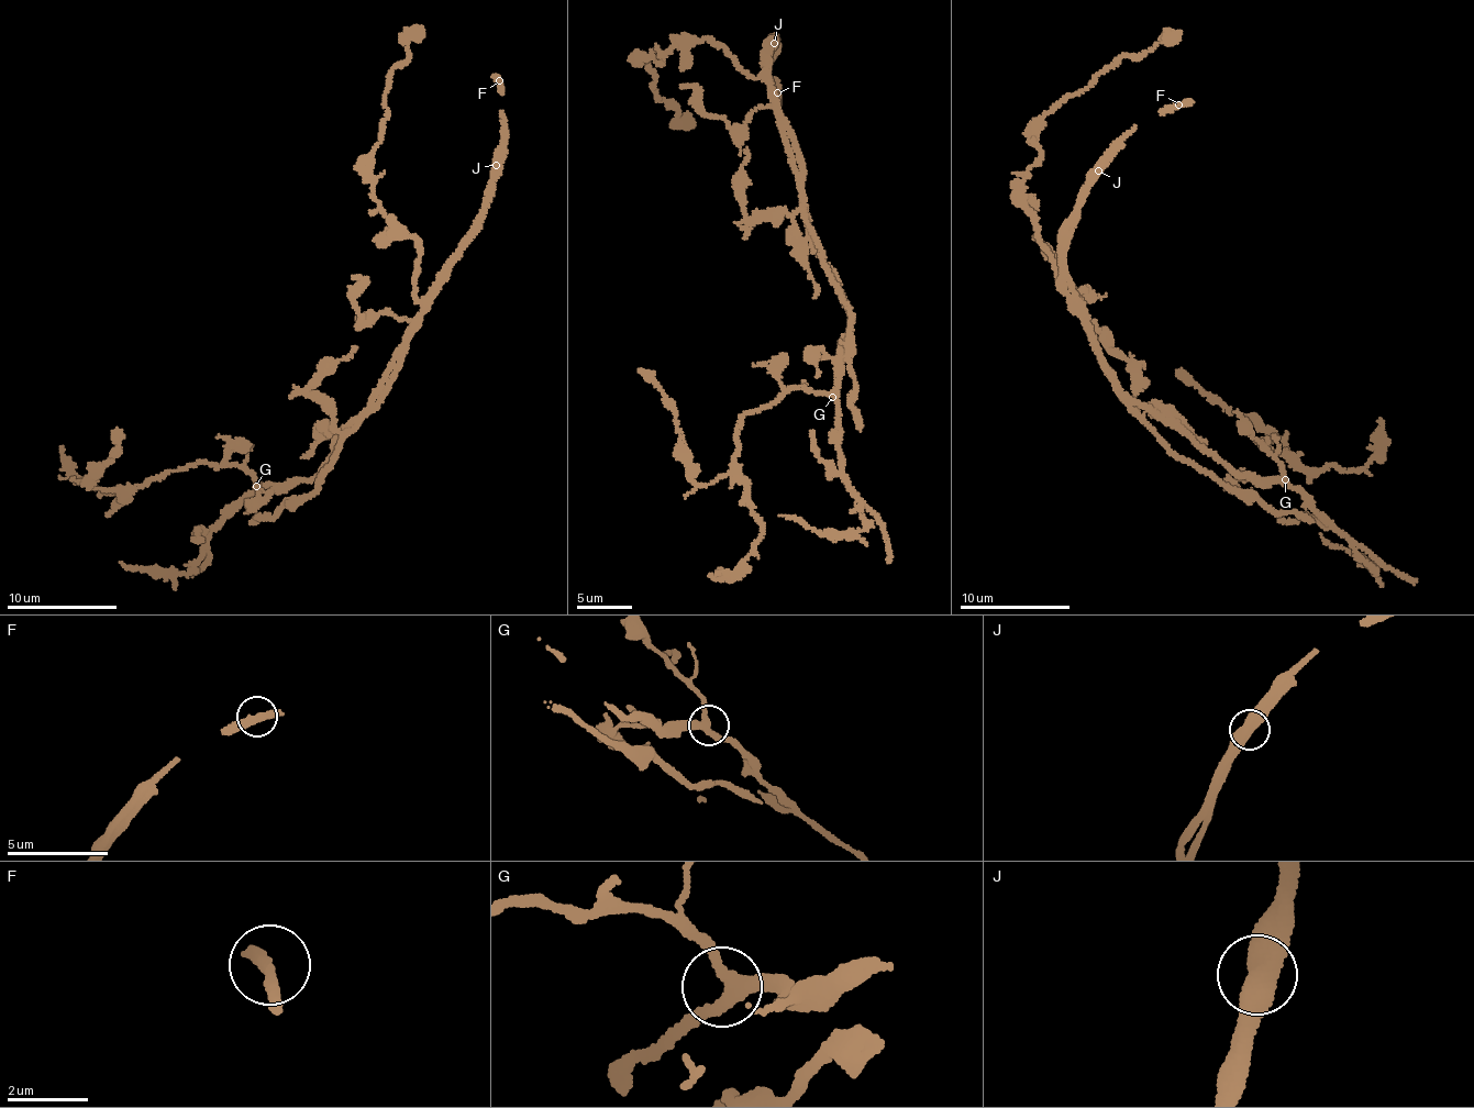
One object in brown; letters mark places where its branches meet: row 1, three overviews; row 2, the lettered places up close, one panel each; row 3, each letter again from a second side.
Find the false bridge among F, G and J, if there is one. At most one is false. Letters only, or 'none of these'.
J

